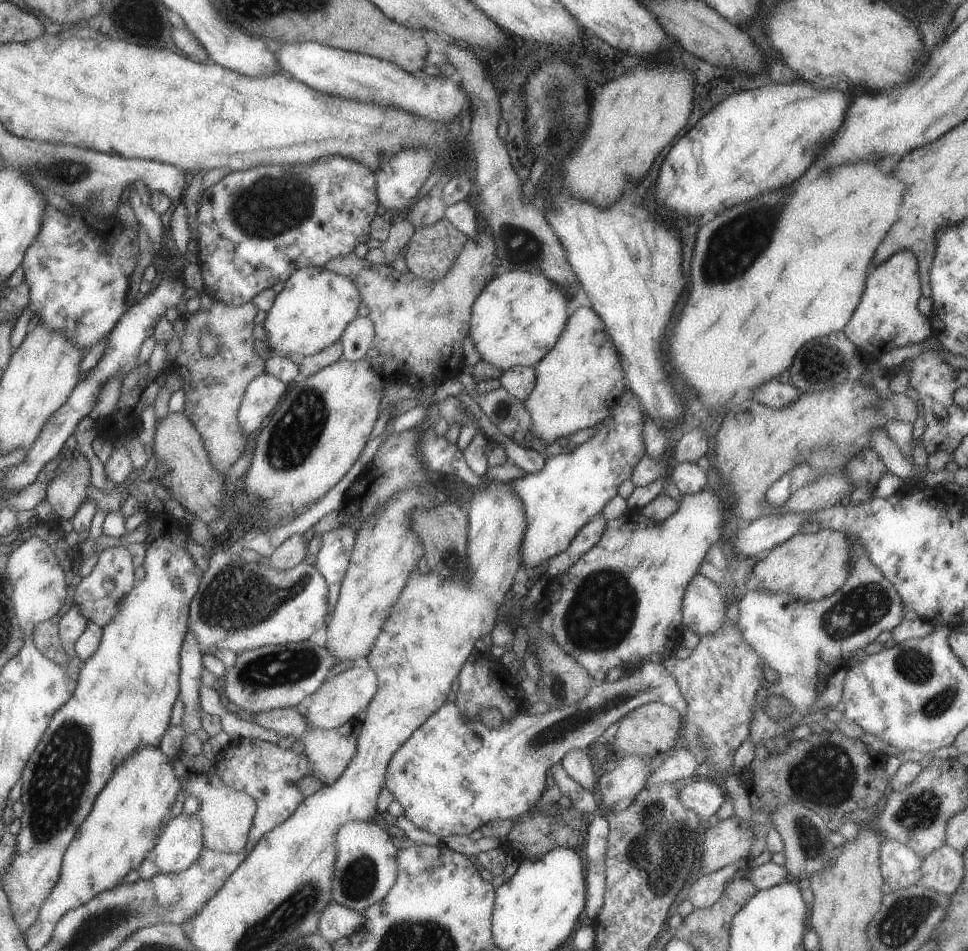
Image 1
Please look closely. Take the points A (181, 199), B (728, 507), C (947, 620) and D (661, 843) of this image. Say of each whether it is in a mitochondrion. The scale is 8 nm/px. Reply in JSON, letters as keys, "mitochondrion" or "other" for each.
{"A":"other","B":"other","C":"other","D":"mitochondrion"}

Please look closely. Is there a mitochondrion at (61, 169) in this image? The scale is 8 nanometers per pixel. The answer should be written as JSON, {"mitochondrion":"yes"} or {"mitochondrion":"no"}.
{"mitochondrion":"yes"}

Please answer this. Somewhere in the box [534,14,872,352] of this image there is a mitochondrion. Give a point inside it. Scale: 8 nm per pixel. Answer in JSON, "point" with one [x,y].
{"point":[734,246]}

